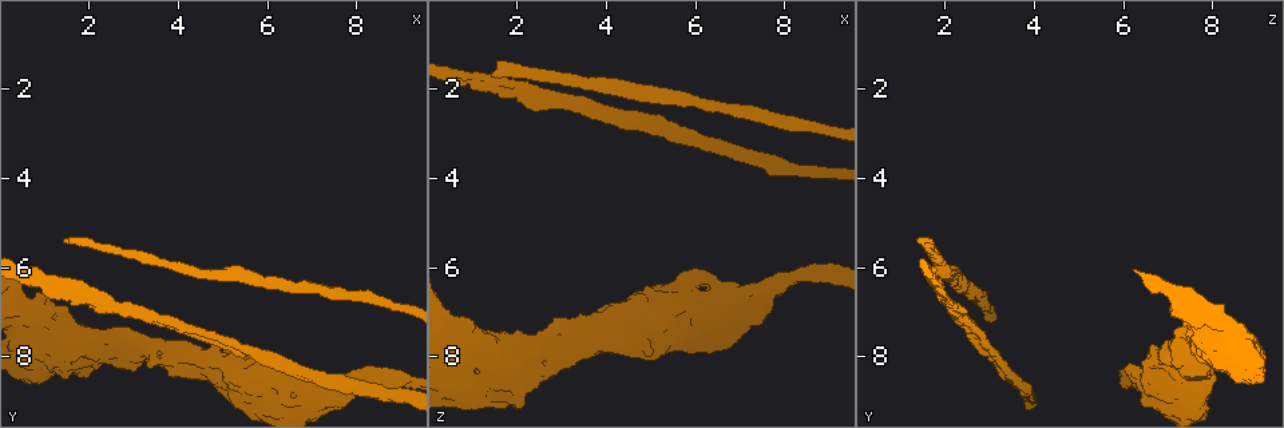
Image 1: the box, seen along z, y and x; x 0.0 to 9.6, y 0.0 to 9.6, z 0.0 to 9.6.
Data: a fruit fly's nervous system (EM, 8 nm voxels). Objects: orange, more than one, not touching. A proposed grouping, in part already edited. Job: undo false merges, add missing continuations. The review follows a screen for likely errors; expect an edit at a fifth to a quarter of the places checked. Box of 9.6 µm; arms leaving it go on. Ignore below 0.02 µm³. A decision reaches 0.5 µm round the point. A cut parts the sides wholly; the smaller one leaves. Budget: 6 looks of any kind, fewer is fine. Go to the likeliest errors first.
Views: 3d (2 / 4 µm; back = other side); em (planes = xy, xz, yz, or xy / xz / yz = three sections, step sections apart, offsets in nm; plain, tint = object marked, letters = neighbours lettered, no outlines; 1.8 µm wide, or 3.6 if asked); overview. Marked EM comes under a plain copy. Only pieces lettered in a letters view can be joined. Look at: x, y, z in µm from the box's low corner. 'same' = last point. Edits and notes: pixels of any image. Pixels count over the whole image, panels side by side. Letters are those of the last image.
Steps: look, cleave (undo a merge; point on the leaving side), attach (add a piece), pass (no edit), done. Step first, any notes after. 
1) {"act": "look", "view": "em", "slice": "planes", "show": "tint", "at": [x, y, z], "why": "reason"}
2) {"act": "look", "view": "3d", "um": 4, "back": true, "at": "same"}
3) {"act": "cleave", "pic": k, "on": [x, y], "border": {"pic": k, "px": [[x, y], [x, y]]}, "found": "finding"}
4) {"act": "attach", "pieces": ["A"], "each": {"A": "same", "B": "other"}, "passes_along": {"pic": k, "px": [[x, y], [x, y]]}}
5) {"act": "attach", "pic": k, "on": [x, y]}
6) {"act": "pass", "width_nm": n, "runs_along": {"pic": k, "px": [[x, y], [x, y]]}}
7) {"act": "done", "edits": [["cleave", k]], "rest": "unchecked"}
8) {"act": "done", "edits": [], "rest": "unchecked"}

{"act": "look", "view": "em", "slice": "xy", "step": 16, "show": "tint", "at": [1.45, 5.40, 1.65], "why": "end of a long branch"}

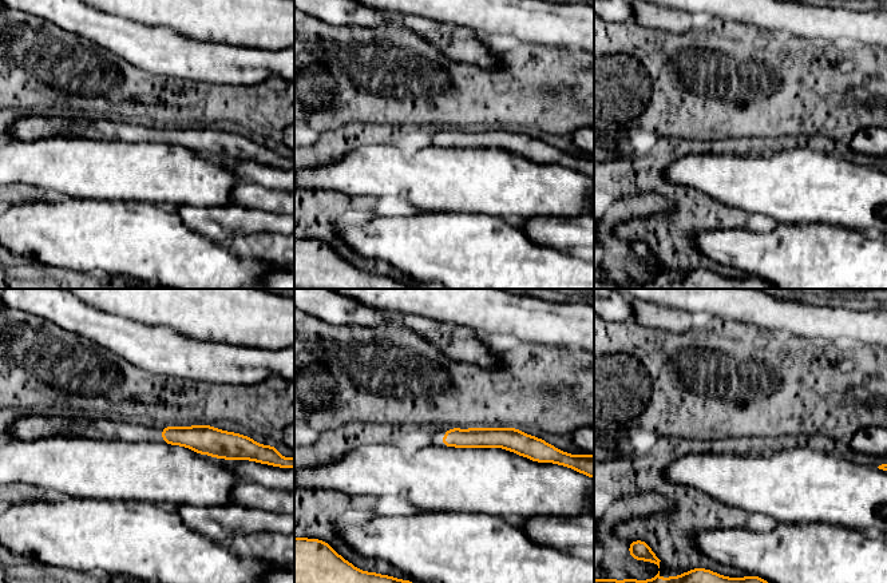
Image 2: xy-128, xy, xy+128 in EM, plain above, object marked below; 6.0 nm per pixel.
{"act": "look", "view": "em", "slice": "planes", "show": "letters", "at": "same", "why": "another direction"}

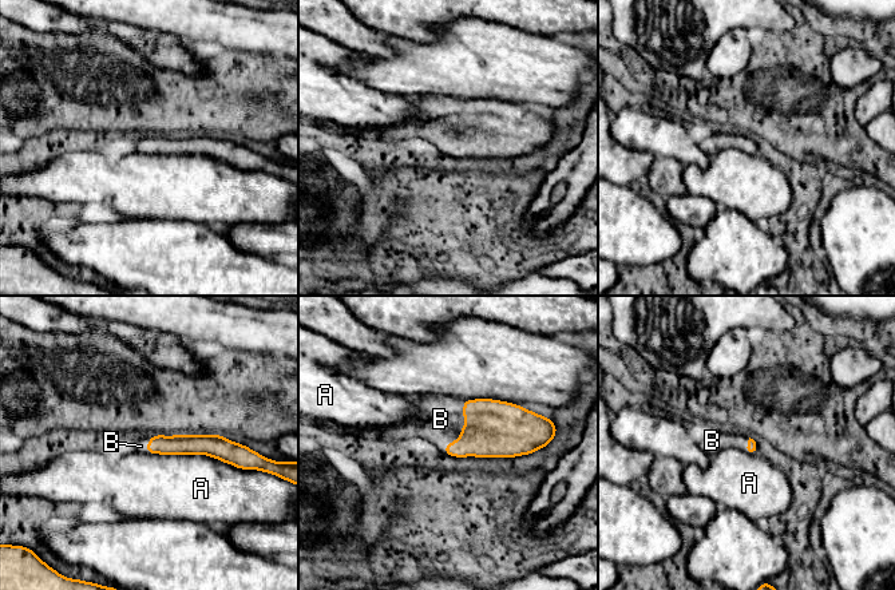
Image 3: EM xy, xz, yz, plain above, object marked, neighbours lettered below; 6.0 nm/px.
{"act": "attach", "pieces": ["B"], "each": {"A": "other", "B": "same"}, "found": "the neuron continues"}

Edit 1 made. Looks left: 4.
{"act": "look", "view": "em", "um": 3.6, "slice": "planes", "show": "letters", "at": [2.00, 7.75, 8.20], "why": "closes a loop"}

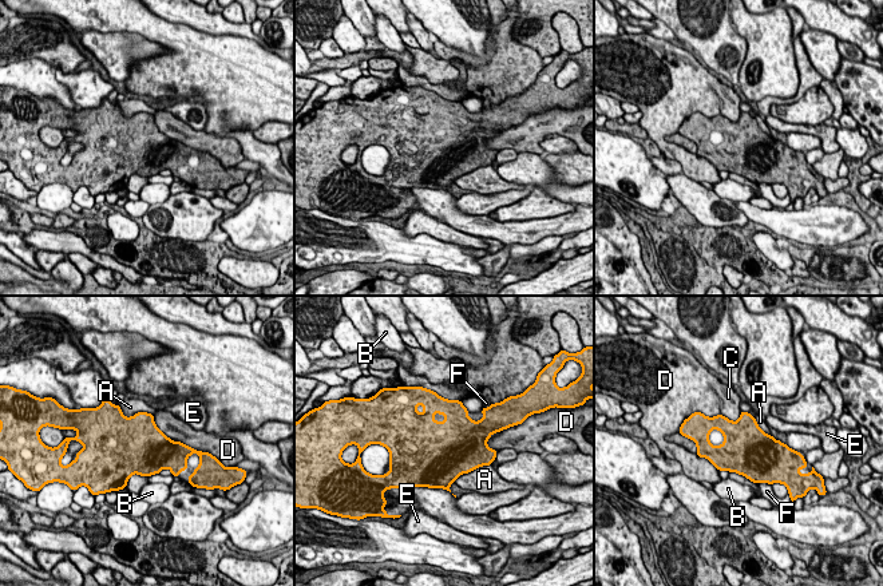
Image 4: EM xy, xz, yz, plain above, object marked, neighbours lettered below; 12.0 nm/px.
{"act": "pass", "each": {"A": "other", "B": "other", "C": "other", "D": "other", "E": "other", "F": "other"}, "found": "all the same neuron"}

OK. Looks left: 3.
{"act": "look", "view": "3d", "um": 4, "at": [5.20, 7.90, 6.65], "why": "stops while still wide"}

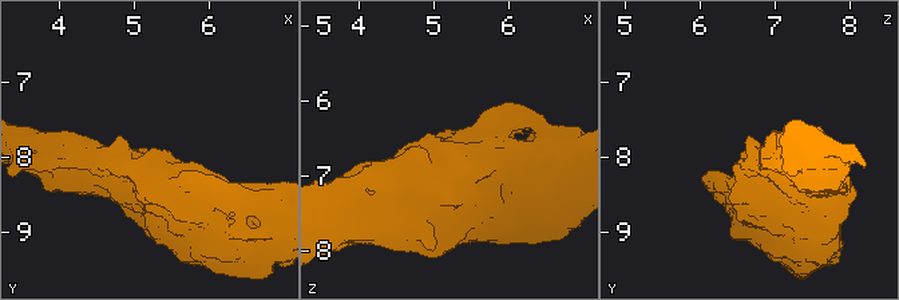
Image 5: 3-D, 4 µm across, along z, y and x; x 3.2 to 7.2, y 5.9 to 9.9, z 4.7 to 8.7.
{"act": "look", "view": "em", "um": 3.6, "slice": "xy", "step": 8, "show": "tint", "at": [5.20, 7.90, 6.55], "why": "now the EM"}

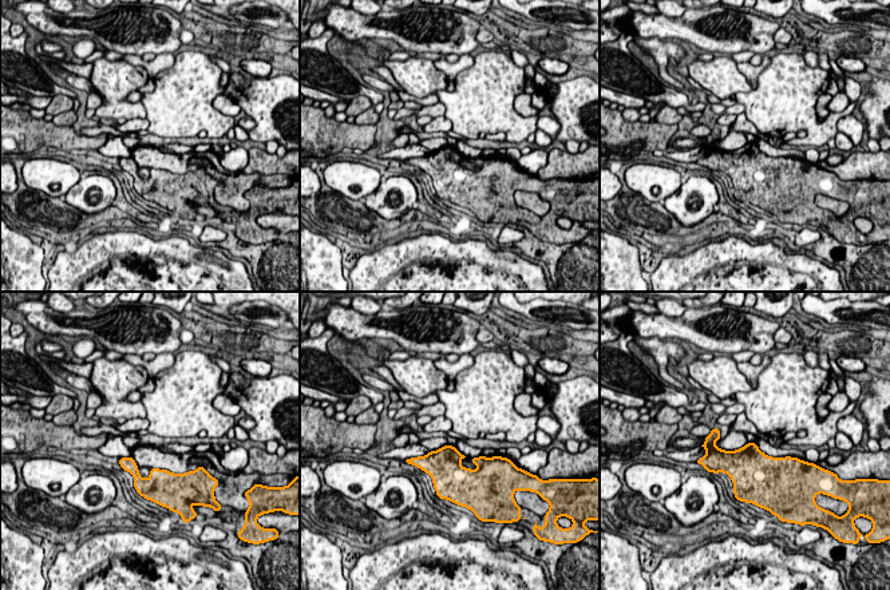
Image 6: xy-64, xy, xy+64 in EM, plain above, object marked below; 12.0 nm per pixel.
{"act": "look", "view": "em", "um": 3.6, "slice": "planes", "show": "letters", "at": "same", "why": "cut it another way"}

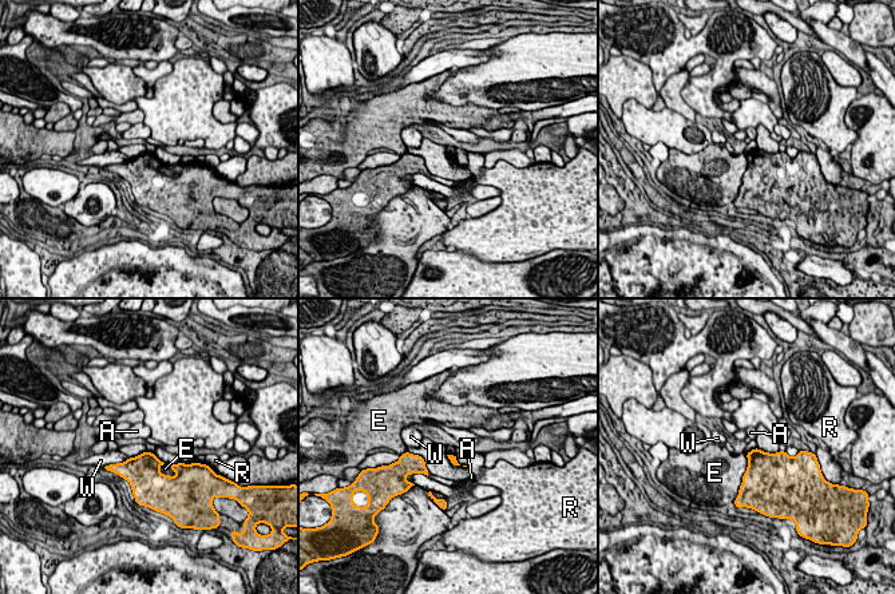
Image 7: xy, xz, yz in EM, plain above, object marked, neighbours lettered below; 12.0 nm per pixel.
{"act": "pass", "longest_contact_nm": ["E", 500], "each": {"A": "other", "E": "other", "R": "other", "W": "other"}, "border": {"pic": 7, "px": [[747, 452], [747, 470], [737, 494]]}, "found": "none of them fits"}

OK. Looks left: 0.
{"act": "done", "edits": [["attach", 3]], "rest": "unchecked"}

